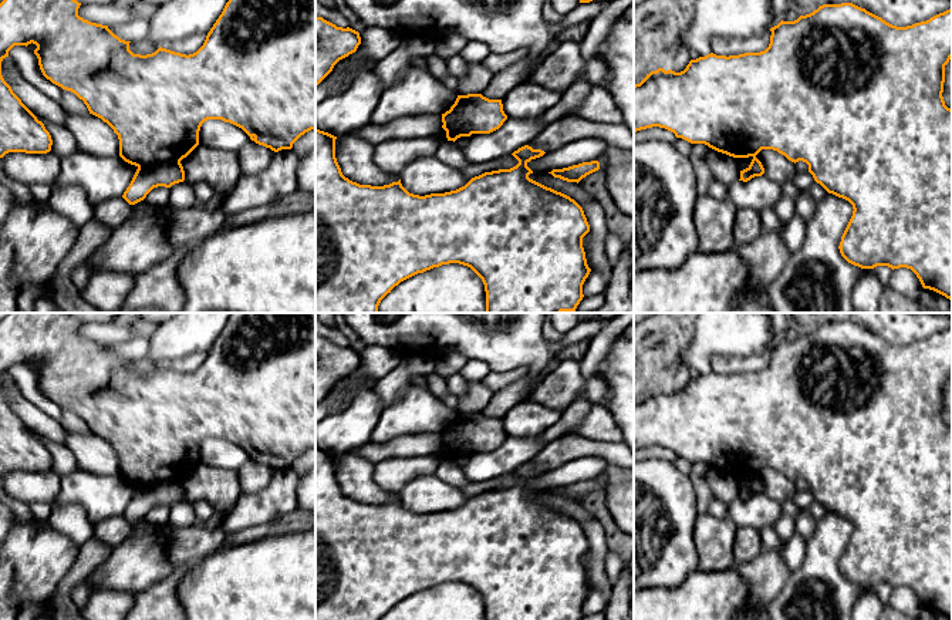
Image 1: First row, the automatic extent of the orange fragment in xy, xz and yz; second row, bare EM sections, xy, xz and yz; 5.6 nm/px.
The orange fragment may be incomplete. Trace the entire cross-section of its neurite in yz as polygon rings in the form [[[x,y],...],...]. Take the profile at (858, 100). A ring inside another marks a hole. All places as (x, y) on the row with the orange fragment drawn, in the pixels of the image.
[[[853,3],[823,4],[810,14],[800,16],[794,21],[780,21],[770,28],[770,44],[760,53],[739,55],[716,55],[713,53],[691,60],[681,73],[658,68],[634,85],[634,132],[659,127],[691,144],[705,144],[709,148],[733,158],[752,156],[750,165],[740,171],[743,182],[762,176],[764,168],[756,155],[762,149],[773,149],[791,162],[803,161],[808,172],[828,193],[848,201],[853,205],[853,216],[841,236],[840,253],[851,264],[861,269],[888,266],[911,269],[924,289],[934,290],[952,301],[952,109],[945,105],[942,92],[945,82],[945,65],[952,58],[952,9],[931,17],[926,21],[907,27],[897,27],[881,17]]]

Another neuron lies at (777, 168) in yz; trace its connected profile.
[[[762,149],[756,158],[764,168],[764,176],[770,181],[783,185],[789,182],[796,173],[796,164],[789,161],[784,155],[773,149]]]

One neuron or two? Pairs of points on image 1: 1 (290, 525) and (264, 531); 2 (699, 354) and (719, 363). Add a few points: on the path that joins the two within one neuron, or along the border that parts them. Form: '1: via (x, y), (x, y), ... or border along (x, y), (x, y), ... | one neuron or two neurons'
1: via (284, 525), (270, 528) | one neuron
2: border along (745, 356), (716, 356), (709, 369) | two neurons

